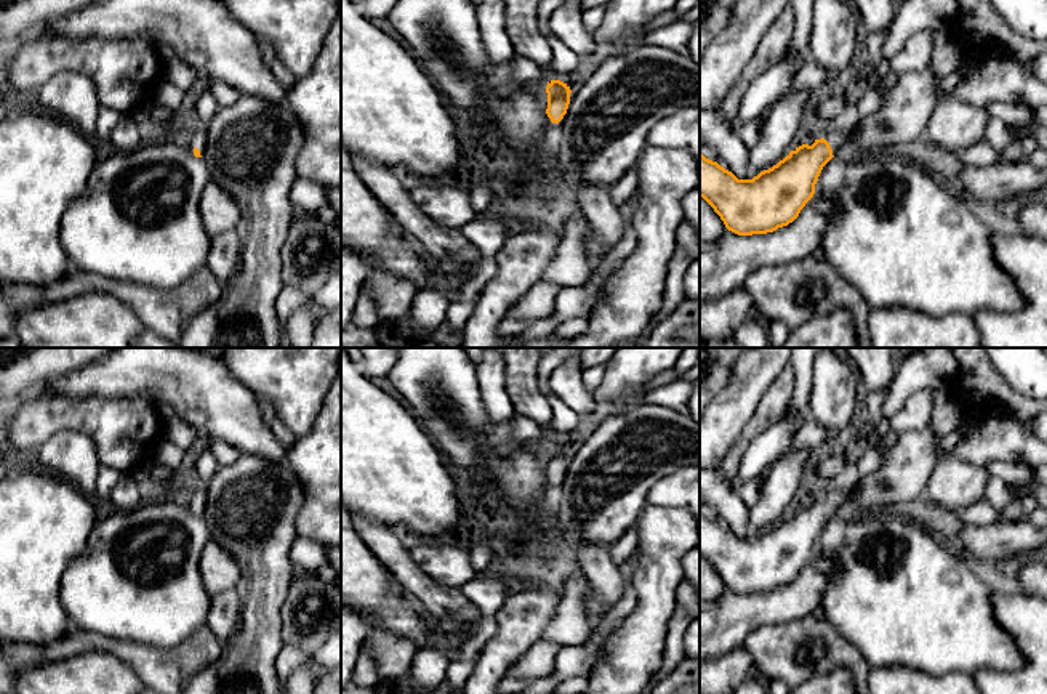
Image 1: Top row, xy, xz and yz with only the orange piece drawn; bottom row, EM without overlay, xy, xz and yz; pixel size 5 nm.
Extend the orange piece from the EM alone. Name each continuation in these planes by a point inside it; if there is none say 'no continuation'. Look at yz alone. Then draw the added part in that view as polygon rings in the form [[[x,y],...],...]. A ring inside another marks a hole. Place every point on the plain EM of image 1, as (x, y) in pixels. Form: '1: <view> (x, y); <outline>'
1: yz (838, 494); [[[837,482],[828,490],[824,498],[829,502],[834,516],[837,514],[837,510],[850,498],[850,495],[852,489],[844,482]]]

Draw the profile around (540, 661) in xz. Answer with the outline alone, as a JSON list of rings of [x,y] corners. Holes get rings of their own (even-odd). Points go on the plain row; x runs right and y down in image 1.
[[[540,640],[507,670],[506,678],[536,680],[552,675],[560,648],[560,644]]]

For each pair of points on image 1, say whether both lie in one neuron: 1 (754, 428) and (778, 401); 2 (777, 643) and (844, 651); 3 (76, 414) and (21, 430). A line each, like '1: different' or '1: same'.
1: same
2: same
3: same

